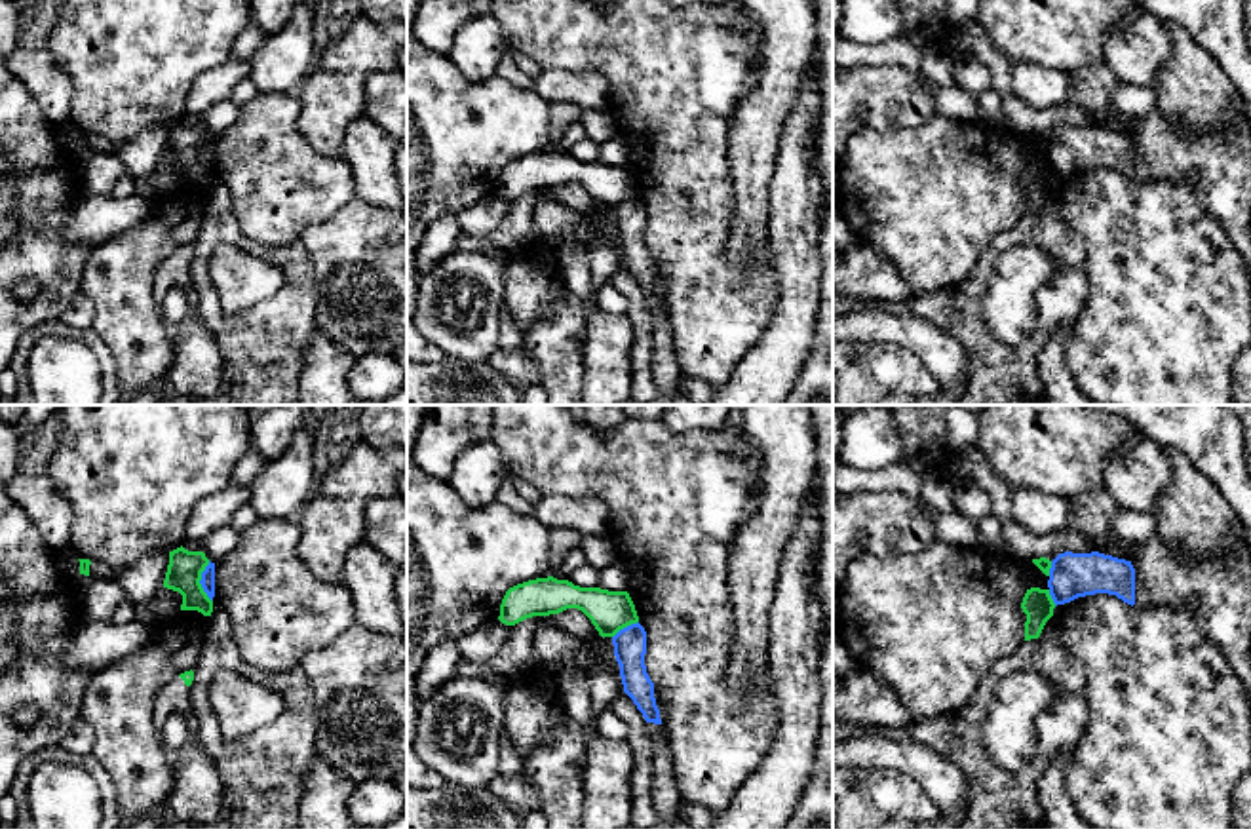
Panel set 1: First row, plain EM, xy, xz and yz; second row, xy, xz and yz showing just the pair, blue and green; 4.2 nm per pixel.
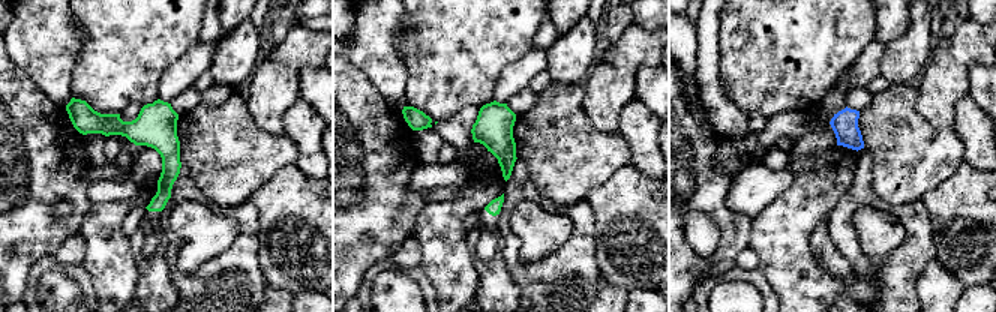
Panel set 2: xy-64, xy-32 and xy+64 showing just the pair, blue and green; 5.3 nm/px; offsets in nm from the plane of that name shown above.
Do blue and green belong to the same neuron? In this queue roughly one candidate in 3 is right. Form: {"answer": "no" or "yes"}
{"answer": "no"}

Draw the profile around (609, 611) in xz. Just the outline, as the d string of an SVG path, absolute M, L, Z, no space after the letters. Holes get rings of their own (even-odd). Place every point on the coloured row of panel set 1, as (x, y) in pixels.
M553 576L510 588L502 599L498 620L515 626L527 618L559 614L567 608L582 610L601 637L614 637L620 629L639 622L627 591L580 588Z

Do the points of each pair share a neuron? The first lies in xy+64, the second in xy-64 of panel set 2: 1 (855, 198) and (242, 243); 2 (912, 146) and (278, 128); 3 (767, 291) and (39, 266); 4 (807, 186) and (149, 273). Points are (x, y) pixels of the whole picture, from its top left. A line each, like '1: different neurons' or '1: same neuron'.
1: same neuron
2: different neurons
3: same neuron
4: different neurons

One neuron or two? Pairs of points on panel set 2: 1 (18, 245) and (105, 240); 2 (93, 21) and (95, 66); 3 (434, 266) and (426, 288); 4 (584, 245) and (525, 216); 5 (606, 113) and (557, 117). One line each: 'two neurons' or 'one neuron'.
1: two neurons
2: one neuron
3: two neurons
4: two neurons
5: two neurons

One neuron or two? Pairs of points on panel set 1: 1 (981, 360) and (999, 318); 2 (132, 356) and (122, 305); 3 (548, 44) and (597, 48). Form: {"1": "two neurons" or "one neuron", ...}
{"1": "two neurons", "2": "one neuron", "3": "one neuron"}

